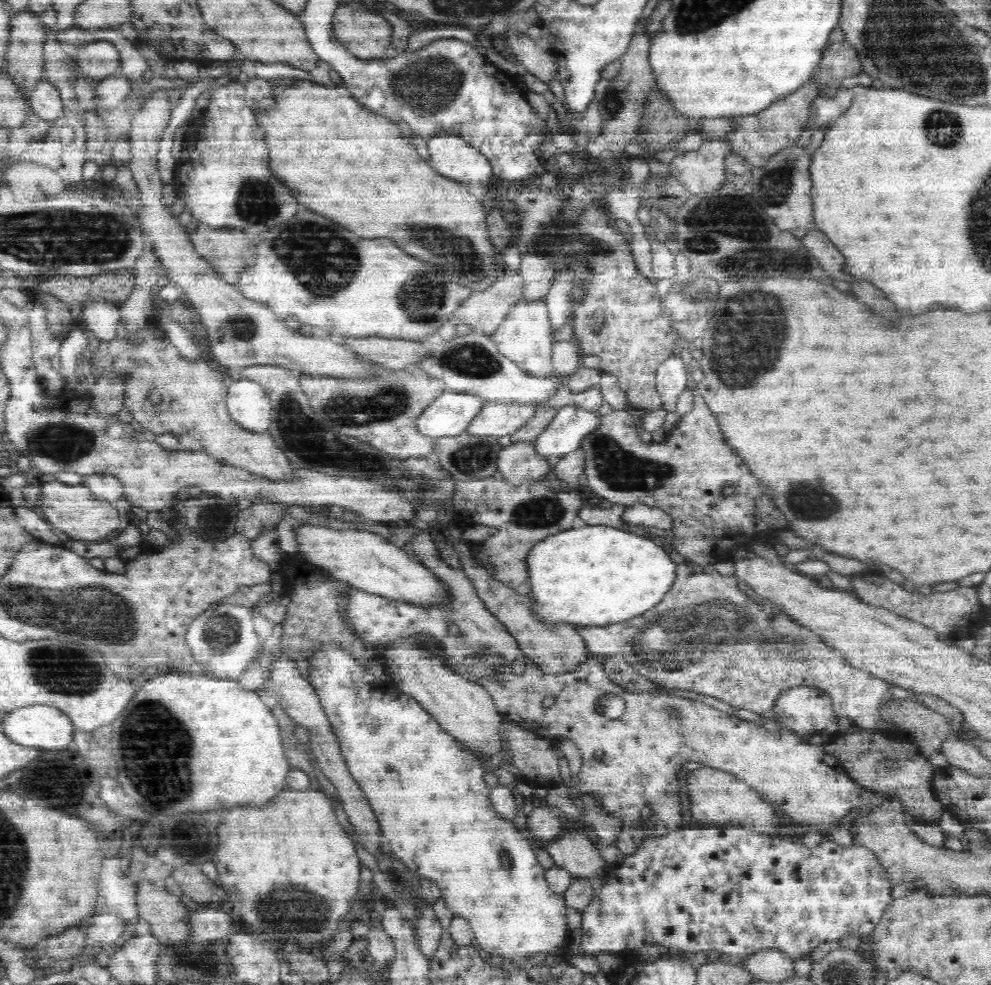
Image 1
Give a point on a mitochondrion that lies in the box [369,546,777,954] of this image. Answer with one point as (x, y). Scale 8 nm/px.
(626, 762)

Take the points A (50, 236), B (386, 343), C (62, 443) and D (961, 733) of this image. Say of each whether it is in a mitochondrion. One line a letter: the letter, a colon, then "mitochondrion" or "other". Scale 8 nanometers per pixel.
A: mitochondrion
B: other
C: mitochondrion
D: other

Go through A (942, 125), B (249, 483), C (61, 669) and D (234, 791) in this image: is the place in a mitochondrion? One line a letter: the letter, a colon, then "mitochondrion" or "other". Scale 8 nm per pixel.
A: mitochondrion
B: other
C: mitochondrion
D: other

